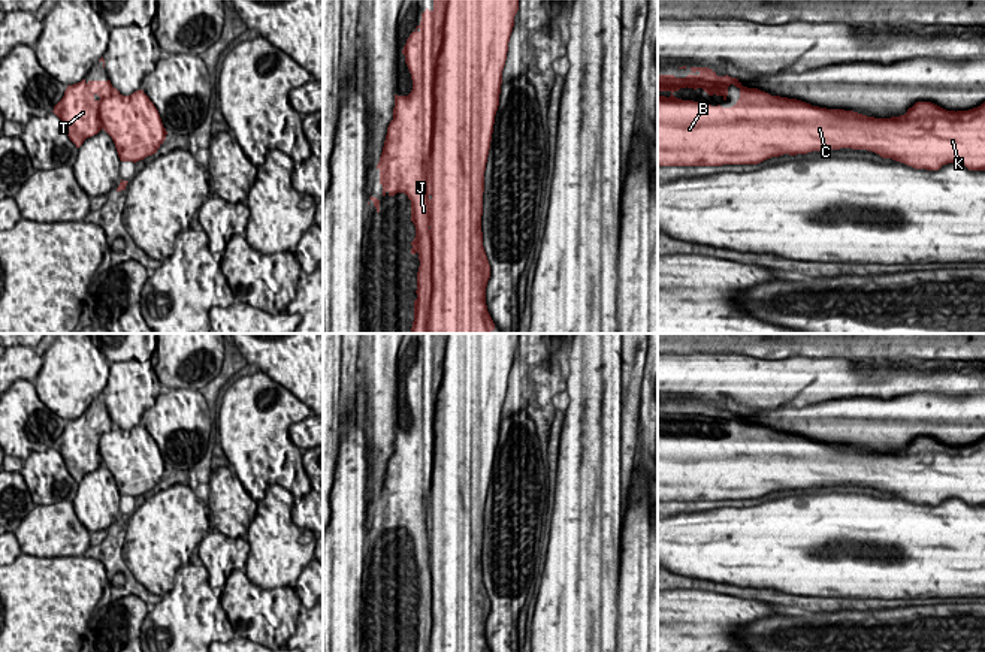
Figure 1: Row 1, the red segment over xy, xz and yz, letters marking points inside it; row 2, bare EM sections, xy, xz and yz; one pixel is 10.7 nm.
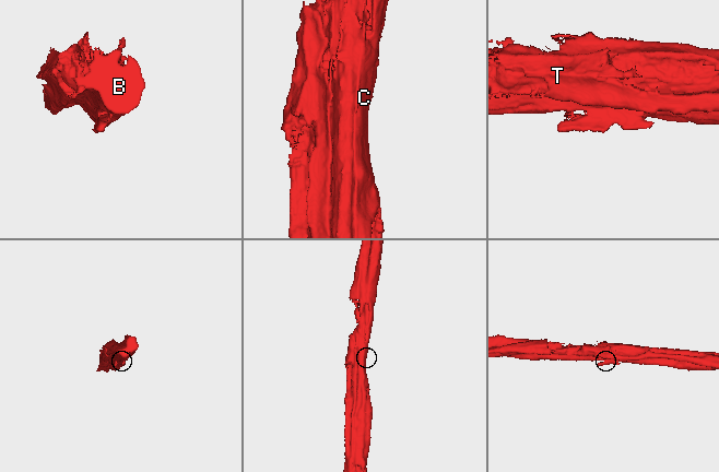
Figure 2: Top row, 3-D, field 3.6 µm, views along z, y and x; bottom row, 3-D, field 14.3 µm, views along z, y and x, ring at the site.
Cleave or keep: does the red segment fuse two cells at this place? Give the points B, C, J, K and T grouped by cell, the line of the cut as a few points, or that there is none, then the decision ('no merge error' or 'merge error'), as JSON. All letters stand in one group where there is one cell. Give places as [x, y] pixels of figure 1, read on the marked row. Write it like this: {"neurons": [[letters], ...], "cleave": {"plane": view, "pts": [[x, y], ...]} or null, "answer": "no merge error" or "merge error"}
{"neurons": [["B", "C", "K"], ["J", "T"]], "cleave": {"plane": "xz", "pts": [[449, 0], [435, 72], [428, 193]]}, "answer": "merge error"}

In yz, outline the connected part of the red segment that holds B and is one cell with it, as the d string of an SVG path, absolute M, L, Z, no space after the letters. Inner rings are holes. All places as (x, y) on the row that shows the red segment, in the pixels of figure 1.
M752 91L747 94L747 105L741 108L734 108L731 112L726 112L723 108L714 108L707 103L691 102L683 105L680 99L670 96L658 96L658 166L722 166L722 164L758 164L767 159L779 157L789 153L812 153L812 151L825 151L825 150L840 150L840 148L852 148L852 150L867 150L879 154L883 159L892 159L895 162L904 163L915 169L927 169L927 170L939 170L943 164L948 163L960 163L966 166L969 170L985 170L985 102L969 111L946 111L931 102L916 102L912 108L907 109L904 115L891 117L891 118L874 118L867 117L853 111L844 109L827 109L819 106L812 108L791 108L791 103L785 100L777 100L774 96L767 97L765 91ZM786 117L825 117L825 127L807 127L807 126L794 126L789 124Z

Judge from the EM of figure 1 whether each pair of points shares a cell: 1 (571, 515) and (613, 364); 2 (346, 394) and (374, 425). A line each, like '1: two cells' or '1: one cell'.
1: one cell
2: two cells

